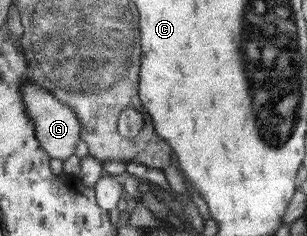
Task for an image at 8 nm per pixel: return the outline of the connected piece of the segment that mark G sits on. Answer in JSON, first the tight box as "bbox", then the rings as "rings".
{"bbox":[21,82,81,162],"rings":[[[33,82],[25,83],[21,87],[22,97],[26,104],[26,112],[35,122],[37,128],[38,140],[42,143],[43,149],[49,153],[52,158],[60,159],[63,162],[75,155],[75,147],[81,141],[81,126],[80,119],[77,117],[73,108],[55,97],[45,88],[37,87]]]}

